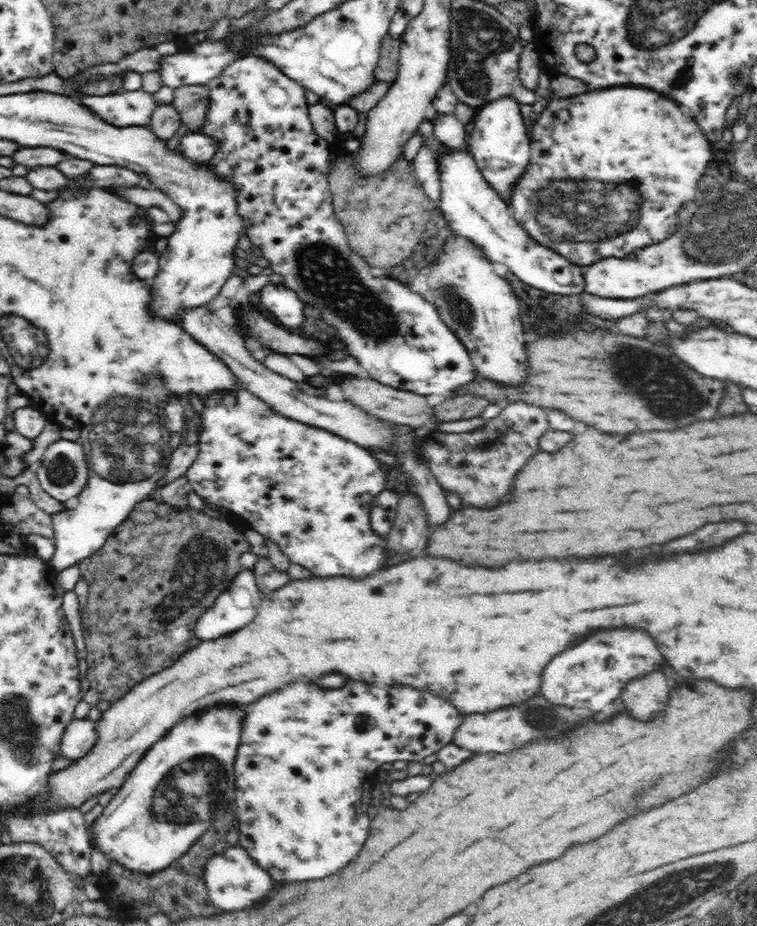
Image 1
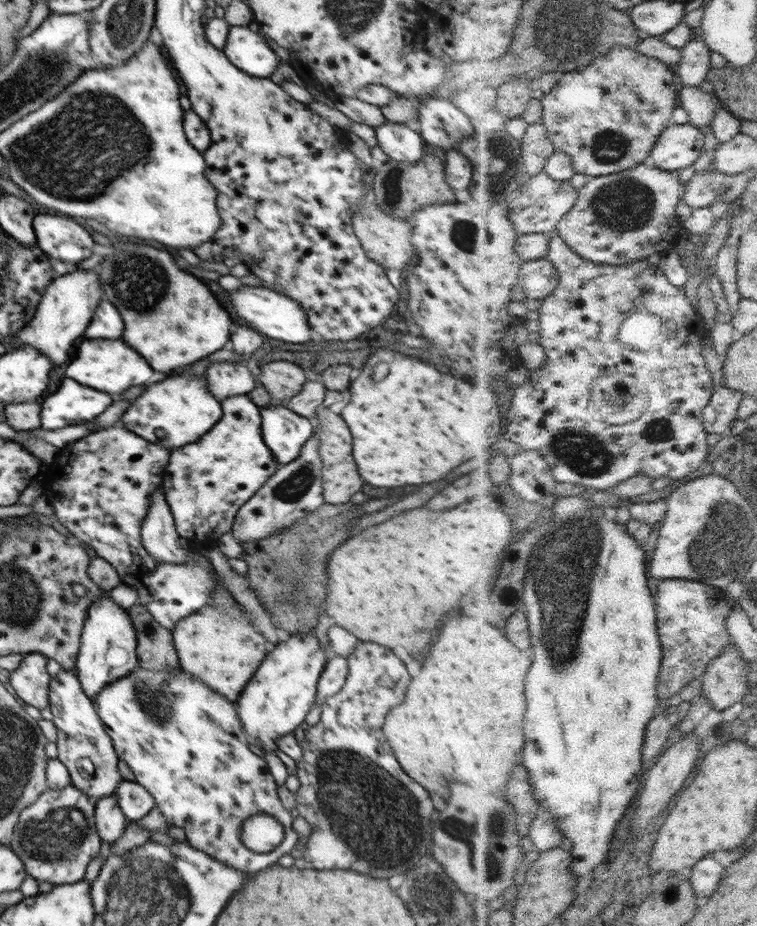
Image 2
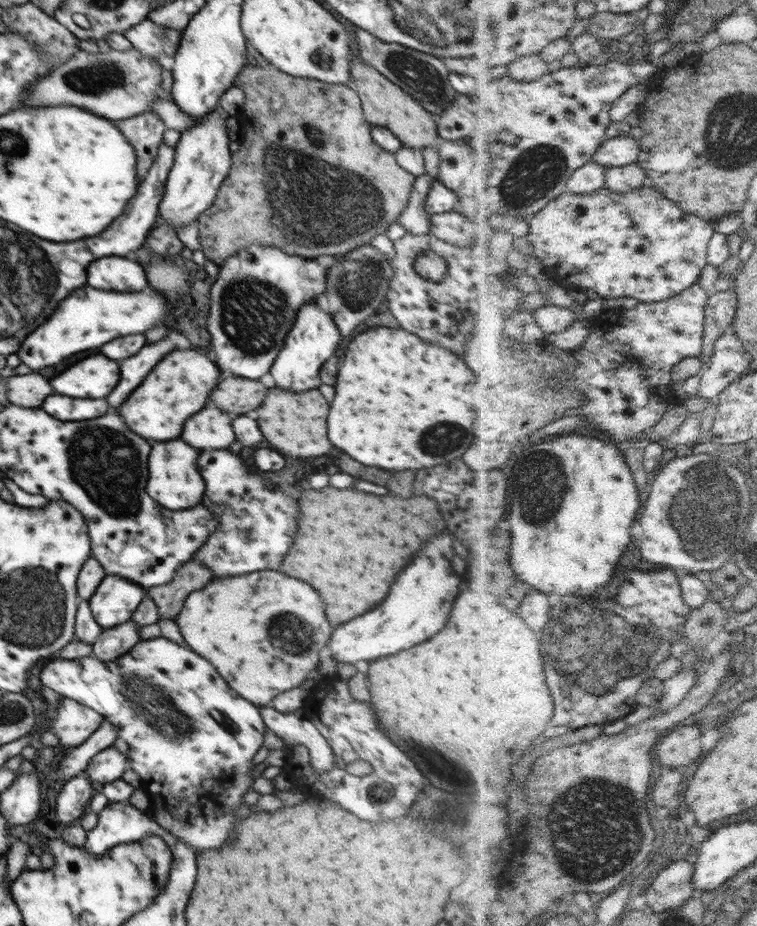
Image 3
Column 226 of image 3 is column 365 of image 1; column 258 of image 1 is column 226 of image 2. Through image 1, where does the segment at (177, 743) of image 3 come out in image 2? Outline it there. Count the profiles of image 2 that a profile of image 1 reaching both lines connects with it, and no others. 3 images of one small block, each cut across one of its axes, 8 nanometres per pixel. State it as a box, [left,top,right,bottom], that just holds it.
[94,665,303,872]

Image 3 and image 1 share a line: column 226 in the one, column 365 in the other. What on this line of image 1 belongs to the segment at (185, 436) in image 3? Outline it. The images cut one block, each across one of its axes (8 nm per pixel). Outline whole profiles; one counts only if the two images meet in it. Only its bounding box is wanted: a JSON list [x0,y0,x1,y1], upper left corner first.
[178,305,396,452]

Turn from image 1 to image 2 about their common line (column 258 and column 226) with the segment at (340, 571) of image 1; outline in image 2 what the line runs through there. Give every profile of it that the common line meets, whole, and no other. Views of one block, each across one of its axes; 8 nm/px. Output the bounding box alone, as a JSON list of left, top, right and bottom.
[163,394,278,544]

